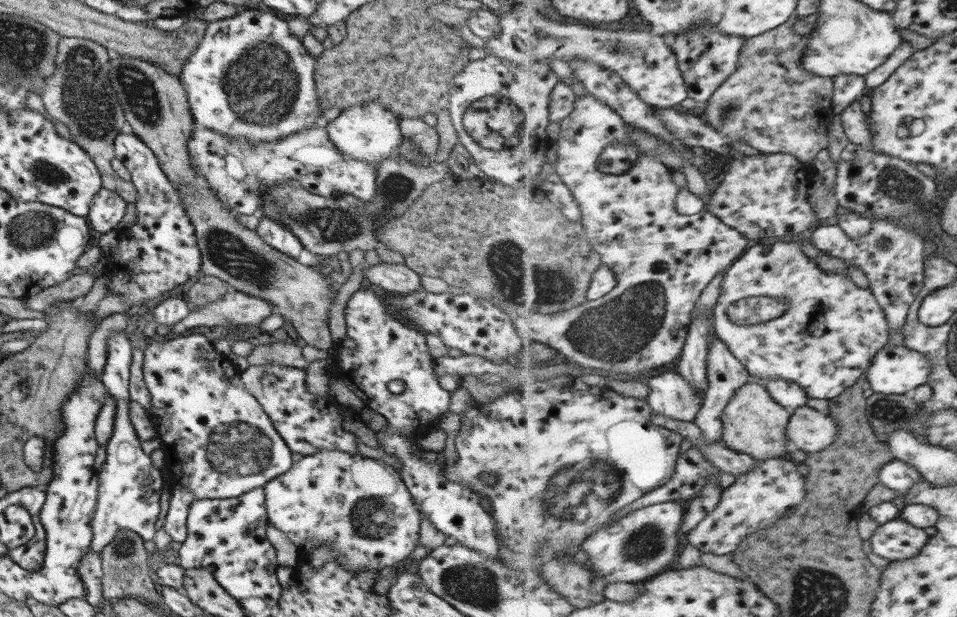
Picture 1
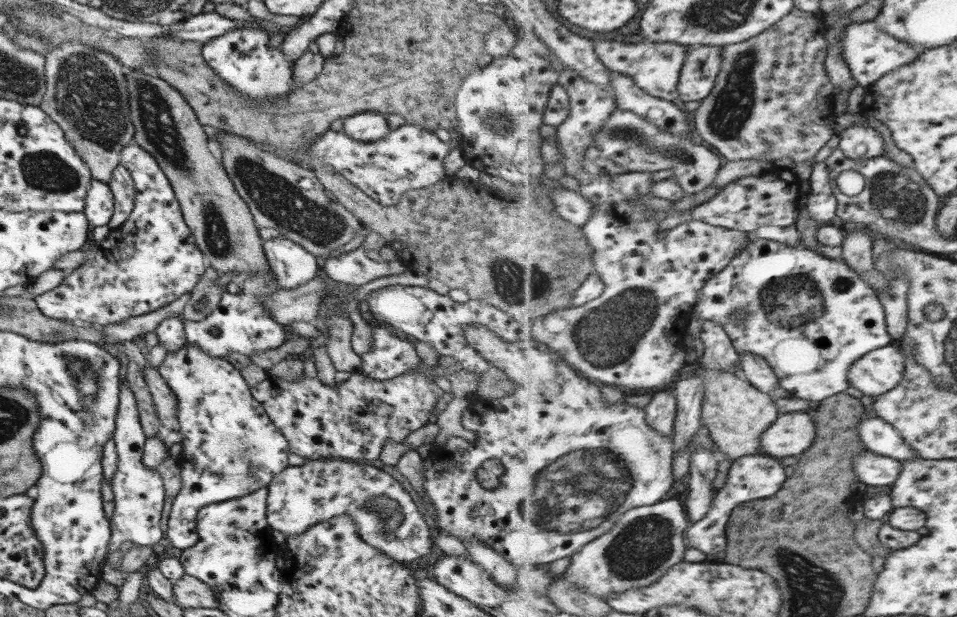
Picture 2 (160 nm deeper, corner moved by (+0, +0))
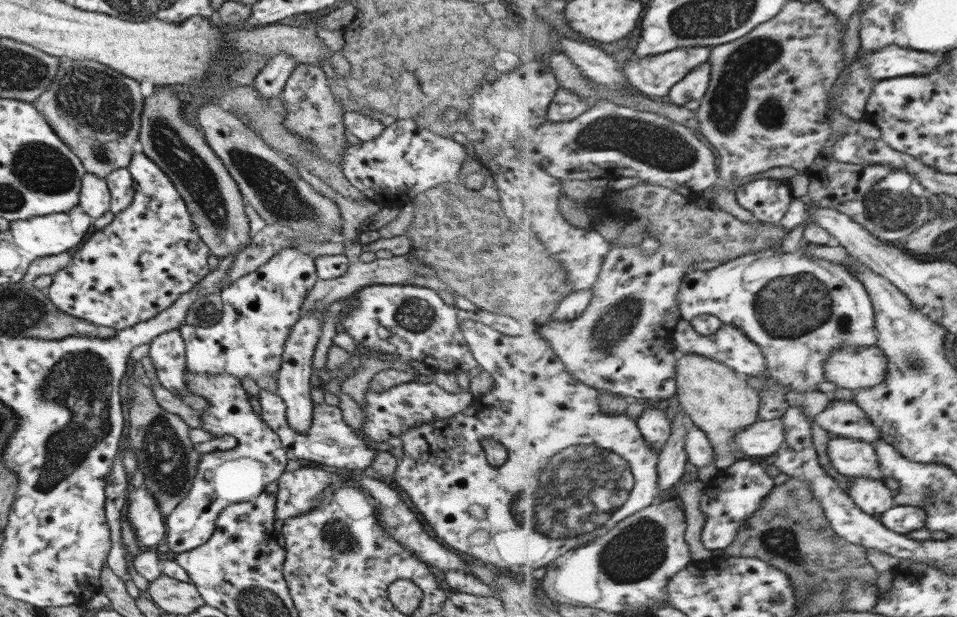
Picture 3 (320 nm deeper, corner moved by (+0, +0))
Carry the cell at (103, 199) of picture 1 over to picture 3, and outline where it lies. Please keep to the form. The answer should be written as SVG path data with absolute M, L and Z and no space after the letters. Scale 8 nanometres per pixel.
M86 173L81 178L78 192L78 205L93 220L108 210L110 194L103 179Z

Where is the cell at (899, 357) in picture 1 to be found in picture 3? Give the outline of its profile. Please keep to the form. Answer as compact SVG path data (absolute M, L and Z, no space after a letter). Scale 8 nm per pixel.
M877 345L838 348L826 360L824 370L828 382L853 392L875 388L889 374L887 355Z

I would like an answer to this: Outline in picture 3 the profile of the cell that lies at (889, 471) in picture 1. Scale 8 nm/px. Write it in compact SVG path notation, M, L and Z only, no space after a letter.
M829 435L828 458L832 466L845 477L885 478L875 446L861 440Z

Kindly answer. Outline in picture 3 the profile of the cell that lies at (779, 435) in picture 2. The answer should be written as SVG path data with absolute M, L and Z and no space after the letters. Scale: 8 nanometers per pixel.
M782 419L757 421L735 436L735 447L749 458L775 456L787 442L786 425Z

